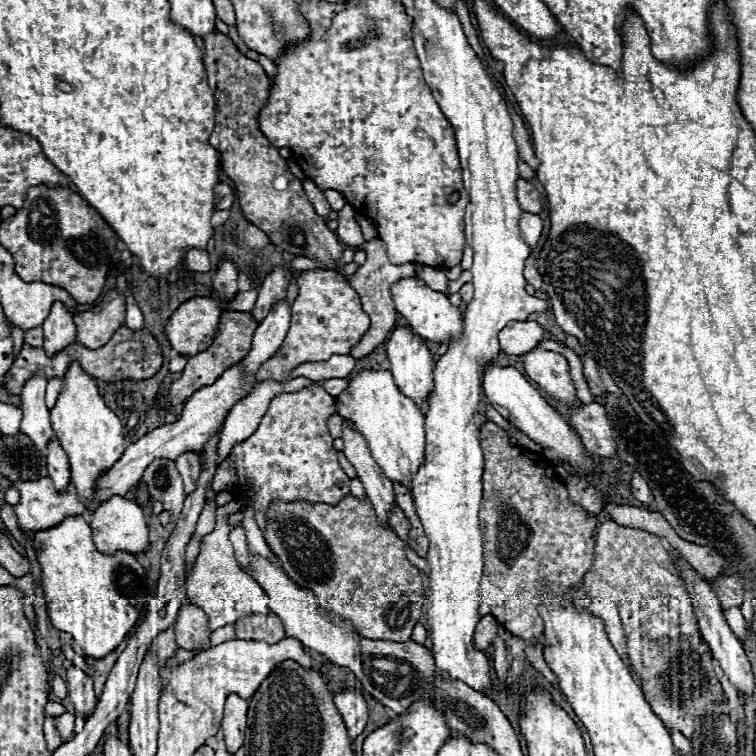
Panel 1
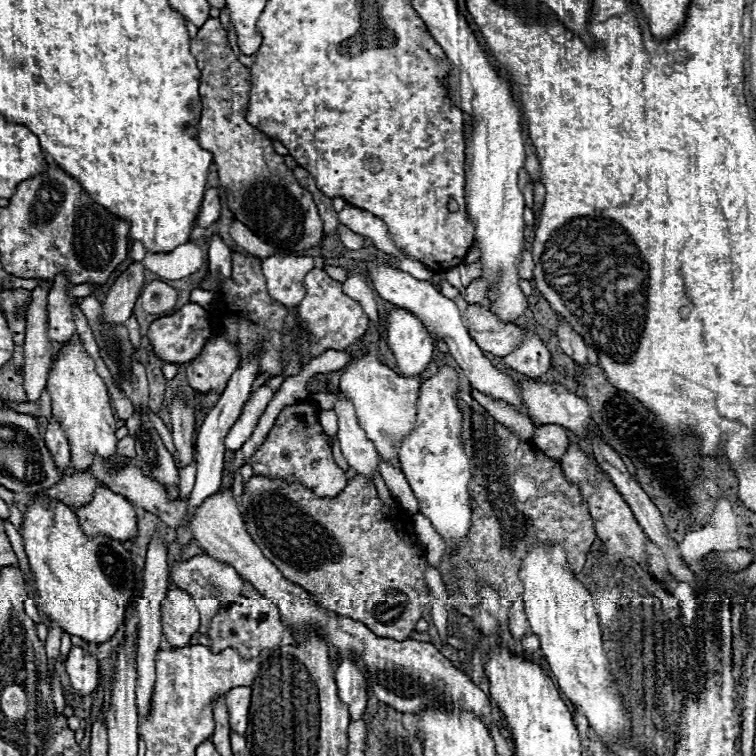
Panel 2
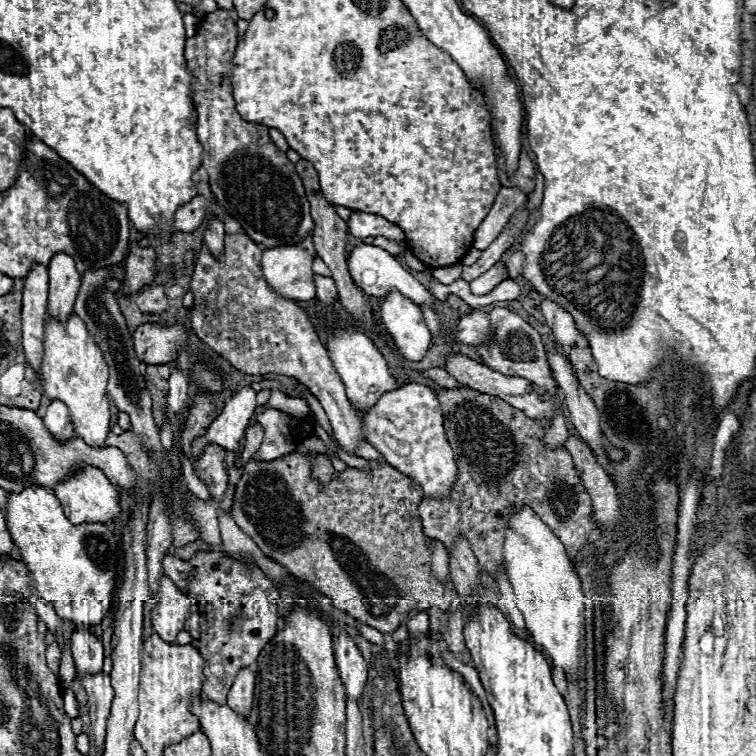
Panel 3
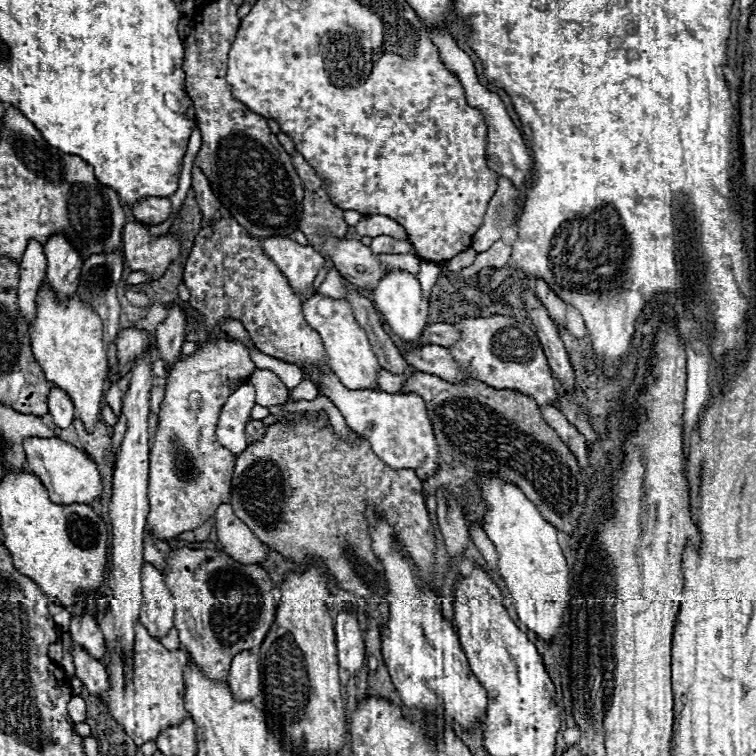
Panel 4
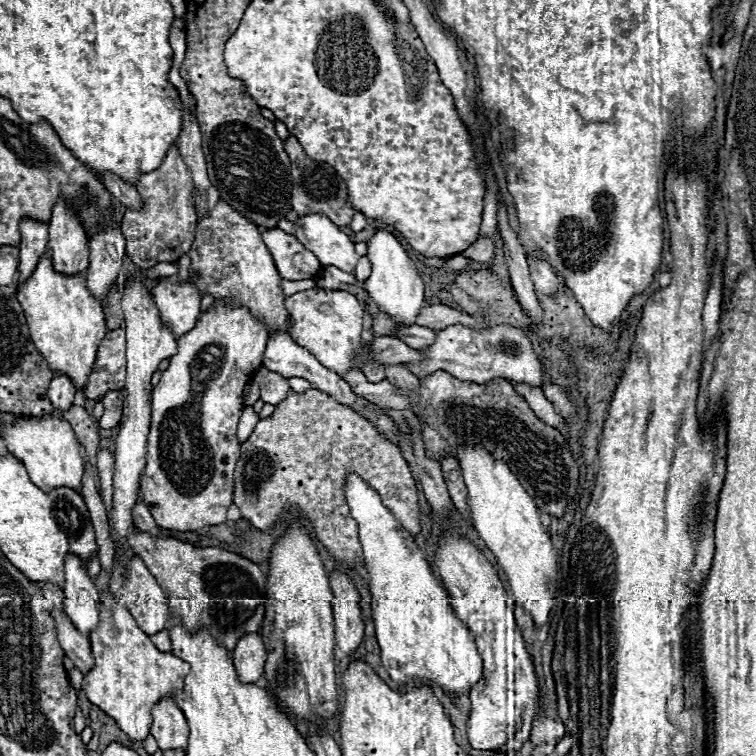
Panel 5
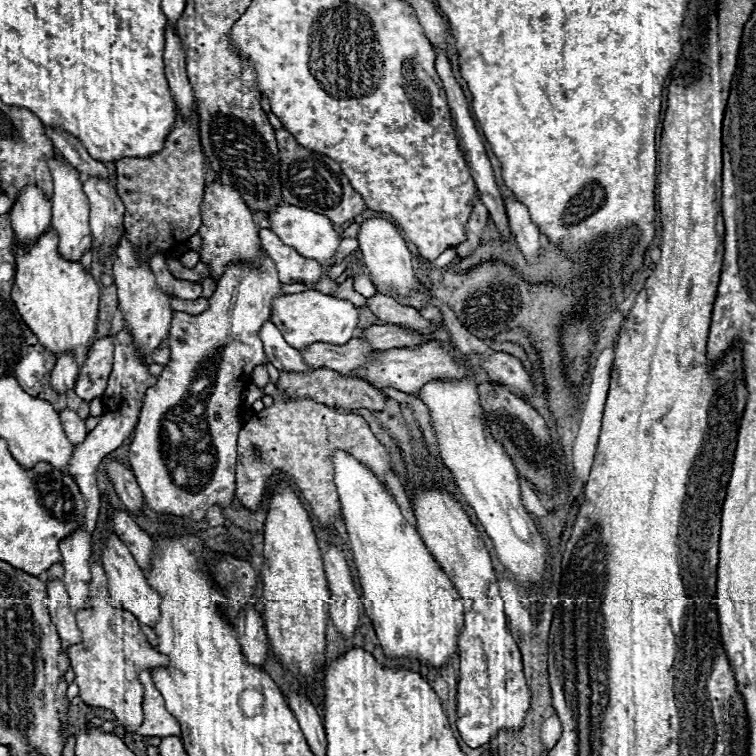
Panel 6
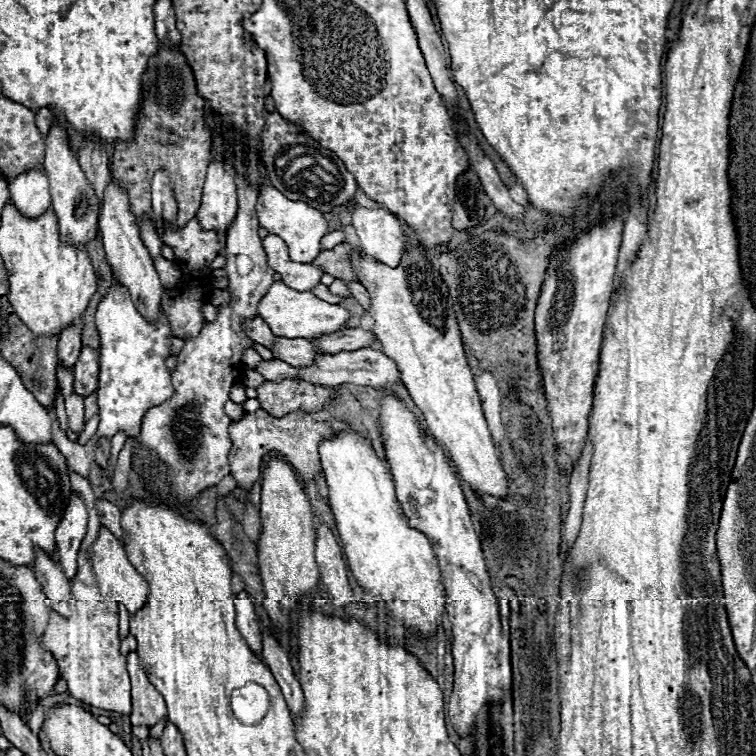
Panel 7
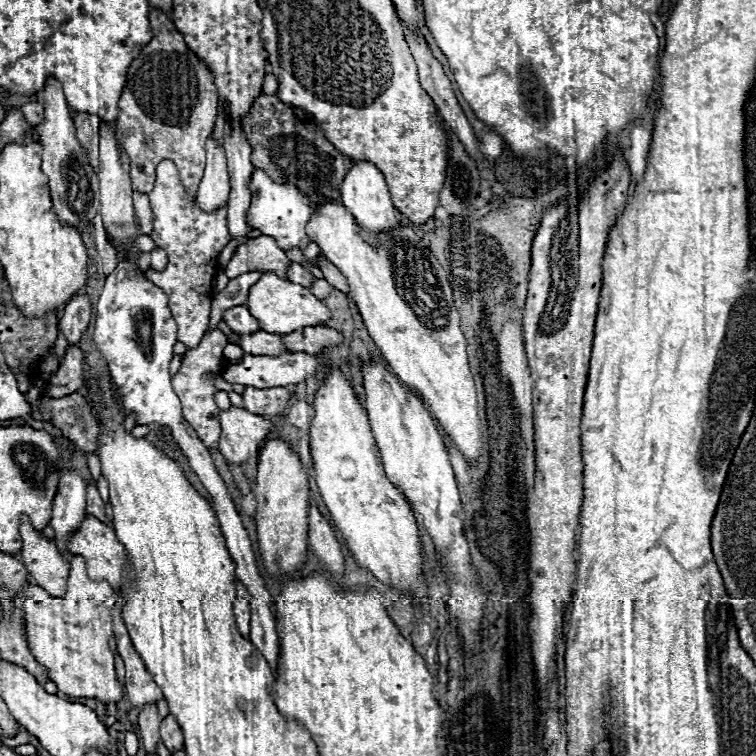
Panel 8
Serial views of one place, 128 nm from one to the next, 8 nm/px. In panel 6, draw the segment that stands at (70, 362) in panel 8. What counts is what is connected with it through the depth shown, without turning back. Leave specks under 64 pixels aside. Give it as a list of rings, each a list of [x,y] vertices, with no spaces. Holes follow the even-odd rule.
[[[106,336],[96,340],[88,352],[84,366],[80,368],[80,374],[74,386],[76,394],[84,402],[92,402],[94,398],[104,394],[108,376],[112,370],[112,360],[114,360],[114,338]]]

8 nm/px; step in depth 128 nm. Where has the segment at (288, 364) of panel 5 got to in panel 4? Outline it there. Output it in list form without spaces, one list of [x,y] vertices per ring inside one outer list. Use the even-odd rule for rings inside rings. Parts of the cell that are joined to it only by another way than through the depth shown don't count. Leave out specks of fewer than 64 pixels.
[[[328,374],[318,380],[320,394],[328,396],[336,408],[346,418],[348,426],[370,442],[372,450],[378,458],[382,458],[390,468],[404,470],[410,468],[416,472],[420,480],[428,480],[438,470],[440,448],[434,438],[432,422],[426,410],[424,400],[414,392],[396,392],[388,394],[382,390],[348,390],[336,378],[336,374]]]

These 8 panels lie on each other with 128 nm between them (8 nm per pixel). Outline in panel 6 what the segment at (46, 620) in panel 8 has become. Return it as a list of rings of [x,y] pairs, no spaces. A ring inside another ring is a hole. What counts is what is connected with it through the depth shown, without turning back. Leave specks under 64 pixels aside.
[[[92,564],[92,586],[90,586],[90,606],[86,610],[76,612],[78,626],[82,630],[82,644],[66,648],[70,664],[76,672],[76,684],[80,688],[80,698],[88,706],[100,706],[112,710],[118,722],[128,730],[136,732],[144,722],[142,700],[144,686],[138,678],[142,670],[154,670],[160,666],[168,666],[168,656],[162,656],[156,648],[148,644],[144,638],[138,620],[120,608],[110,606],[108,600],[108,578],[102,566]]]

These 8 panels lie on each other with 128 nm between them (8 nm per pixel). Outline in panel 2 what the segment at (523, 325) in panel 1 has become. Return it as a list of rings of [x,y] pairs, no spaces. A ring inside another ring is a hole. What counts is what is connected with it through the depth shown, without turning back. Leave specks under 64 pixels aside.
[[[470,304],[466,308],[464,322],[478,346],[494,356],[504,358],[524,342],[524,326],[496,322],[496,316],[490,316],[490,310],[478,304]]]

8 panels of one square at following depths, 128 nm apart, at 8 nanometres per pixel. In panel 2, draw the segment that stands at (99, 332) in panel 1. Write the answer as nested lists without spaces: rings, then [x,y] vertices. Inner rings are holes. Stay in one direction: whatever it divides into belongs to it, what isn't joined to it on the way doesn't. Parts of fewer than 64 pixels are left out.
[[[134,262],[108,290],[102,302],[102,322],[108,326],[120,326],[132,316],[134,302],[144,284],[144,266]]]

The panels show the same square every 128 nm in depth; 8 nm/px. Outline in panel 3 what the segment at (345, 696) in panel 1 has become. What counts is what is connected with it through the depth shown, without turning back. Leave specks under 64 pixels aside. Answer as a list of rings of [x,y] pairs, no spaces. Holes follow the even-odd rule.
[[[344,632],[338,636],[336,640],[336,666],[346,690],[346,696],[354,702],[360,700],[364,688],[366,688],[366,678],[368,678],[368,670],[366,670],[366,662],[360,654],[360,650],[356,648],[356,644],[352,642],[350,636],[346,636]]]

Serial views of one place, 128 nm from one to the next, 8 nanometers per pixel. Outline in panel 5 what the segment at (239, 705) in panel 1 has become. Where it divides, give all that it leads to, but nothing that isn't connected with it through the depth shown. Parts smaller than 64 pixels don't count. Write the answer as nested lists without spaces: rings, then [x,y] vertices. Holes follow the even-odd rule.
[[[246,634],[234,648],[234,666],[240,682],[256,684],[264,672],[266,650],[258,634]]]

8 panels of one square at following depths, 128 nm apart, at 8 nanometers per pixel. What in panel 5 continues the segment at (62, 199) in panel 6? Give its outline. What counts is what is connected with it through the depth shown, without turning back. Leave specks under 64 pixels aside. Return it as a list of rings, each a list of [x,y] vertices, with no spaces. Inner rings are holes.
[[[58,202],[50,218],[48,254],[52,268],[64,276],[80,276],[88,268],[88,238],[72,210]]]

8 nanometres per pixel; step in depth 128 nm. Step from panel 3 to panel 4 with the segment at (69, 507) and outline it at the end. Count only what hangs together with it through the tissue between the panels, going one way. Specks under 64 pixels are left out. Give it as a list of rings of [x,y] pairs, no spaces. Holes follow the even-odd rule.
[[[28,438],[24,450],[28,454],[28,466],[32,466],[32,472],[48,488],[52,502],[90,506],[102,498],[102,480],[96,464],[72,444],[60,438]]]

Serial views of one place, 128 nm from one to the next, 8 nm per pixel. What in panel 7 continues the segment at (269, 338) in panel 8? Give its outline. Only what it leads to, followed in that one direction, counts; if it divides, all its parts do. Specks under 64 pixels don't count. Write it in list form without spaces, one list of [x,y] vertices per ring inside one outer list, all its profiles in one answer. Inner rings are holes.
[[[276,338],[272,352],[274,358],[298,368],[312,366],[314,360],[320,356],[316,346],[306,338]]]

